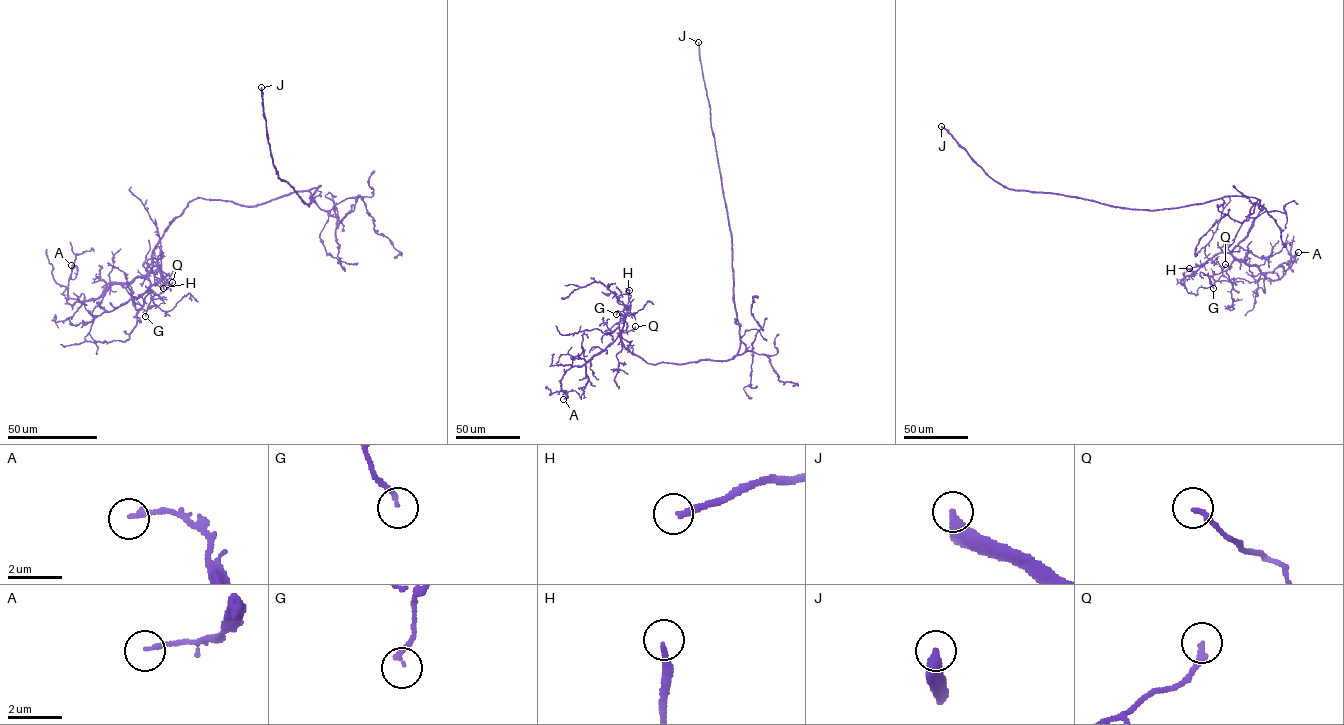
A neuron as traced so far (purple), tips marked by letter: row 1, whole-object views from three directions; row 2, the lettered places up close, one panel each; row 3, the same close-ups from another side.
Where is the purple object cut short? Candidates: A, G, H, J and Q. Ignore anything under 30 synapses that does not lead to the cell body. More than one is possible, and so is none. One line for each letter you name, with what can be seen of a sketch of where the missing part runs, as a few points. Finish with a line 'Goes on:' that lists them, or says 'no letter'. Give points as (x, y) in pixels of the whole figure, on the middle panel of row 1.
H: course (629, 290), (630, 277), (643, 281), (666, 280)
Goes on: H, J

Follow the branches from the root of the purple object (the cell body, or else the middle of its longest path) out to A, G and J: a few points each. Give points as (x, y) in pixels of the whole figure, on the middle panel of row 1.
A: (739, 333), (739, 351), (729, 359), (651, 364), (624, 346), (621, 332), (566, 371), (563, 399)
G: (739, 333), (739, 351), (729, 359), (649, 364), (624, 346), (621, 333), (618, 334), (620, 312), (616, 314)
J: (739, 333), (734, 303), (732, 234), (698, 42)

